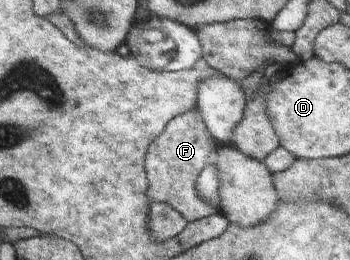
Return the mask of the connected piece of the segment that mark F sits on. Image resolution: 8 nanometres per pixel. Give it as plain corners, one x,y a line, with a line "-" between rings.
195,108
188,113
172,118
164,131
152,140
145,157
145,172
151,201
161,201
171,205
186,221
199,220
213,213
221,212
218,205
209,204
198,195
196,182
207,156
220,142
205,126
200,112

